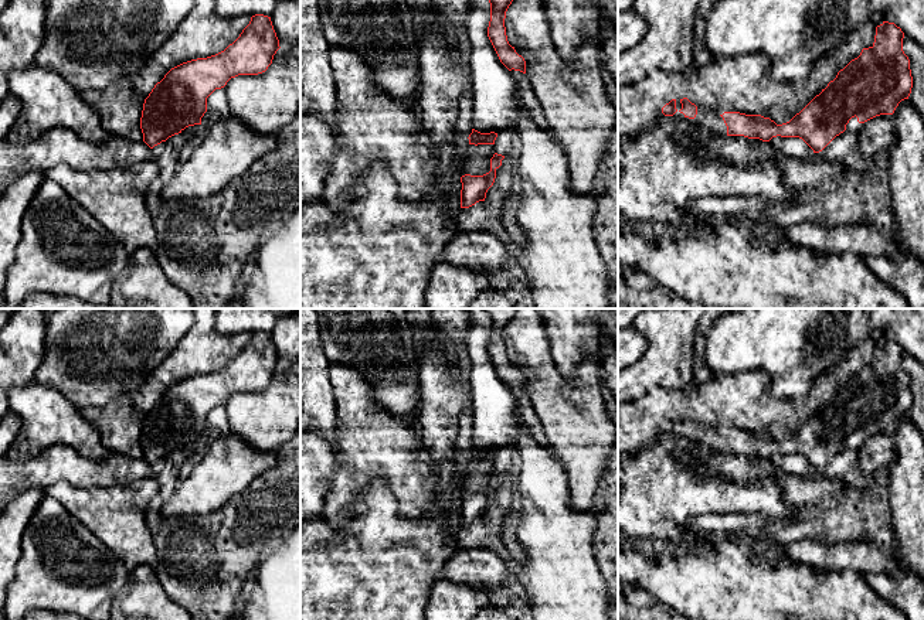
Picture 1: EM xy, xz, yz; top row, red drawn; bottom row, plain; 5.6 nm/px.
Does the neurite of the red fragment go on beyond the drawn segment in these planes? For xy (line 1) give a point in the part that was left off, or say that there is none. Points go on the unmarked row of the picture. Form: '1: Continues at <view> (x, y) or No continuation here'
1: No continuation here

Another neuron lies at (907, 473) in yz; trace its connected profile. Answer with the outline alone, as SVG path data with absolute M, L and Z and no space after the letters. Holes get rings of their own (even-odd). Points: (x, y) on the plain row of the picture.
M901 418L894 430L896 463L890 467L890 508L904 566L924 582L924 436Z

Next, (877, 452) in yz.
M880 432L864 439L857 453L859 470L863 473L890 469L896 459L893 432Z

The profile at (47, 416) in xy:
M34 379L16 386L9 392L9 405L21 419L21 429L6 454L11 461L27 461L55 444L71 446L95 460L109 454L96 426L51 385Z

